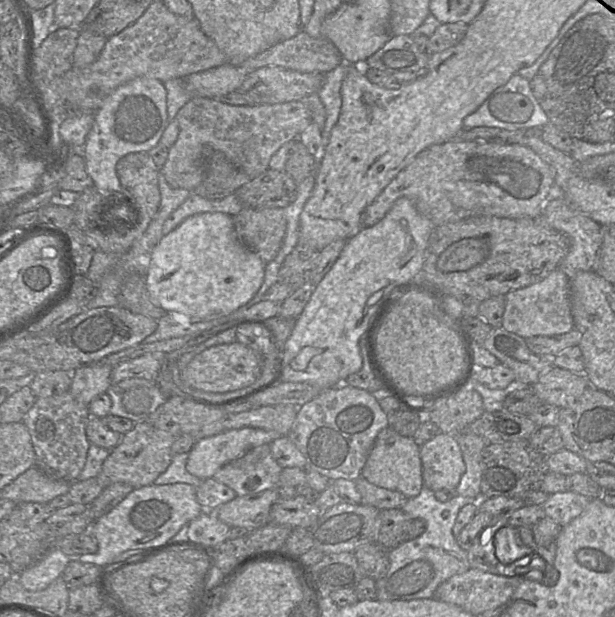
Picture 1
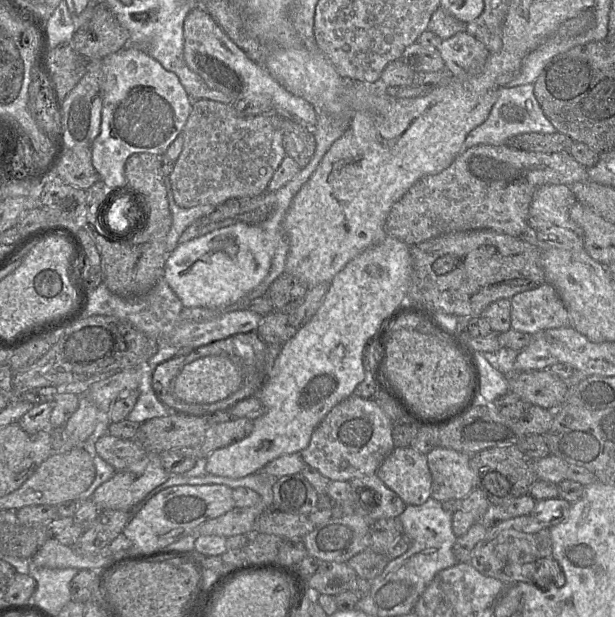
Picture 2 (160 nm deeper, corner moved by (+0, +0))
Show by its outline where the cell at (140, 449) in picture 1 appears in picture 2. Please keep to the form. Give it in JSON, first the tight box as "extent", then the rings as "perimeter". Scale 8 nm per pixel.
{"extent":[91,453,169,511],"perimeter":[[[148,453],[148,464],[142,474],[115,472],[110,480],[96,489],[91,499],[100,511],[127,511],[169,477],[162,466],[161,454]]]}

